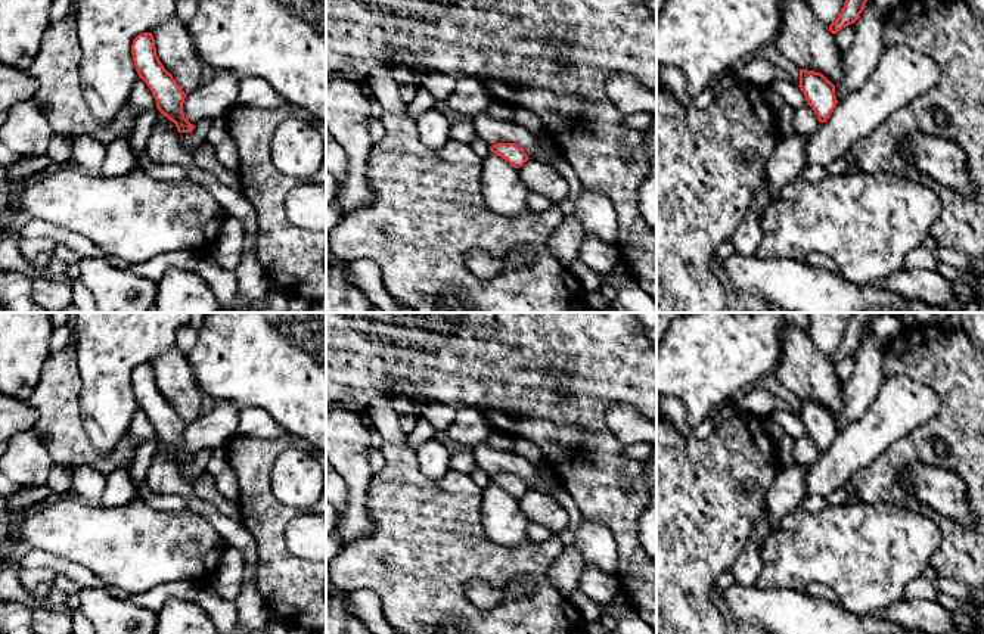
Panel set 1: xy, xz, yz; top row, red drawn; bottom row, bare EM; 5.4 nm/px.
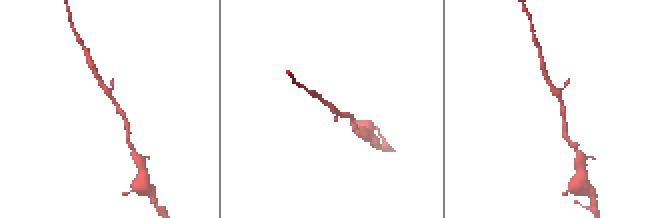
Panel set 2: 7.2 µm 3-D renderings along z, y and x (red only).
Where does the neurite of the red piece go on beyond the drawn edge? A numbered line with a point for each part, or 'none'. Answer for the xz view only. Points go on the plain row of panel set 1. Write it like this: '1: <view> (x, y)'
none

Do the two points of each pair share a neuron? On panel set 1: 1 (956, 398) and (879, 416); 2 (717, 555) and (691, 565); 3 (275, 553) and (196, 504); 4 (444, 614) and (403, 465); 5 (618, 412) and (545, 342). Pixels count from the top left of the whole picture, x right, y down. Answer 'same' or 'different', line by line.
1: different
2: same
3: different
4: same
5: different

